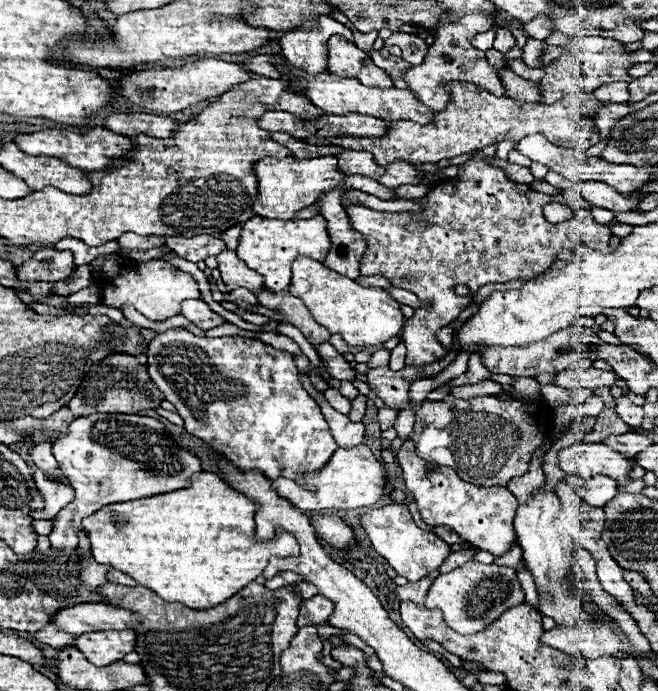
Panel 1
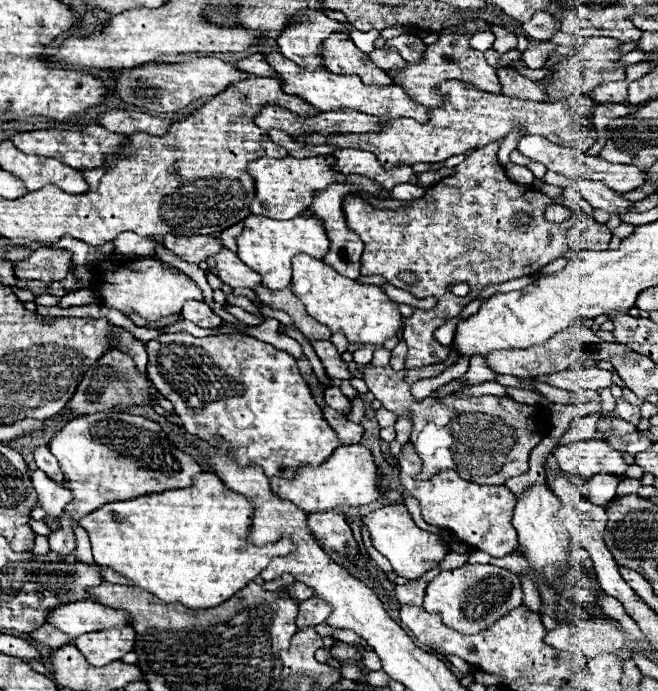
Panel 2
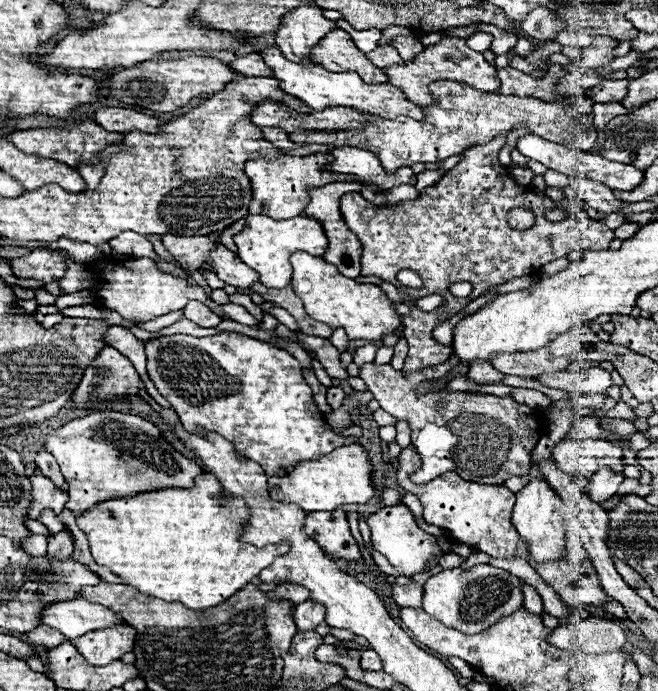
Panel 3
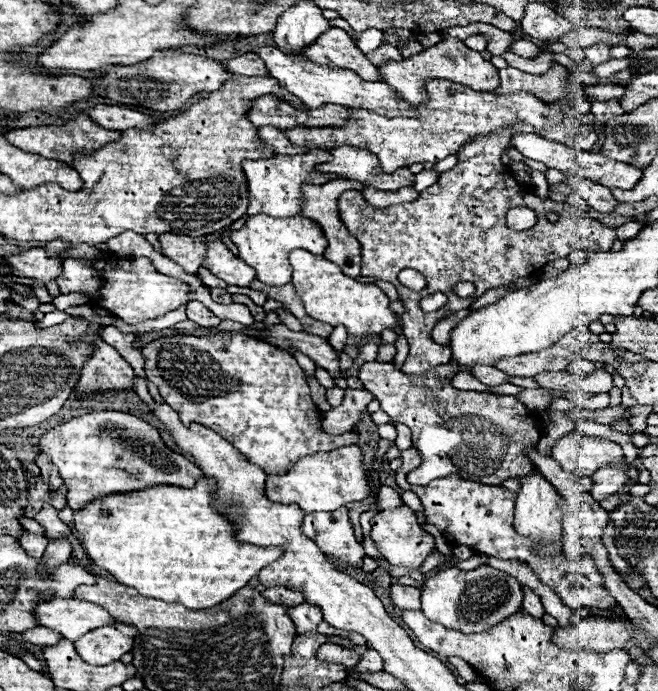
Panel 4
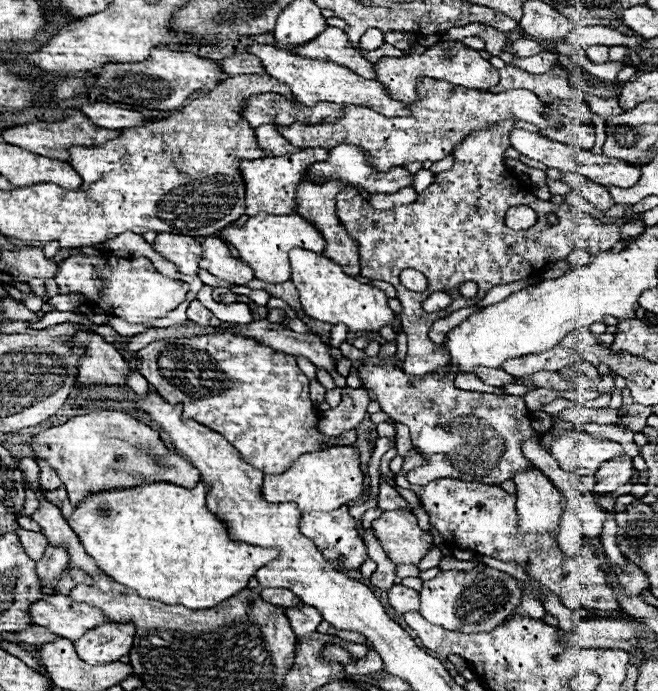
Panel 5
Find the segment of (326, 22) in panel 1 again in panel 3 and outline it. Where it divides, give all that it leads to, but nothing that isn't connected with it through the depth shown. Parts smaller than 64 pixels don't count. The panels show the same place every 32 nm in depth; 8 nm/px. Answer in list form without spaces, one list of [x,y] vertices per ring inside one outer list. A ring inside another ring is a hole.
[[[302,4],[290,10],[276,30],[276,45],[294,62],[316,64],[308,52],[316,46],[320,36],[326,36],[332,28],[338,28],[332,20],[322,16],[322,10],[312,4]]]

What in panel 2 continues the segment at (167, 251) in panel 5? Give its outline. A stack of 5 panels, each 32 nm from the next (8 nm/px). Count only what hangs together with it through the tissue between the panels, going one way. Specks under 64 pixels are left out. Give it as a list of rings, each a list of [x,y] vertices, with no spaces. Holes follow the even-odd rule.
[[[166,234],[164,246],[172,254],[176,254],[180,260],[190,262],[190,264],[200,264],[208,256],[218,252],[218,248],[222,248],[222,242],[212,238],[212,236],[190,236],[190,238],[186,238],[186,236]]]

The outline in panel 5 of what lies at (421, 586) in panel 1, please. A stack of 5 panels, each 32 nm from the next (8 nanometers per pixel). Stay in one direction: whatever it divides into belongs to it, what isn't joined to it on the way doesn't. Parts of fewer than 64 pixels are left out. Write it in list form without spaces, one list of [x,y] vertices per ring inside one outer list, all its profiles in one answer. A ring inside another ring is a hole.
[[[396,584],[388,590],[388,602],[390,606],[398,612],[398,614],[406,614],[412,610],[418,610],[420,600],[418,600],[418,592],[412,588],[406,588],[402,584]]]

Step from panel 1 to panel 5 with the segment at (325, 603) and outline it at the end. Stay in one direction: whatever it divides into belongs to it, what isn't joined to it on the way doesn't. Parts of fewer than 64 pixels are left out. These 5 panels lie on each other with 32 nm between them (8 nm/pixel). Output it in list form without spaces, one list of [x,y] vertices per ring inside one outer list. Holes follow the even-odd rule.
[[[302,606],[302,608],[286,608],[286,616],[290,620],[290,626],[296,634],[296,638],[304,638],[304,636],[310,636],[312,632],[316,632],[318,624],[320,624],[320,612],[316,608],[308,608],[308,606]]]

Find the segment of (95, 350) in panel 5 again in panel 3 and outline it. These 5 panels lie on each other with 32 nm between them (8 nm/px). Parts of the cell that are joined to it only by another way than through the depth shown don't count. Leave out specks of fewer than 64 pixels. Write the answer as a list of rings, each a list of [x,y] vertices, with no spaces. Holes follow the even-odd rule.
[[[104,346],[88,364],[84,376],[72,396],[78,408],[90,408],[88,402],[108,400],[116,396],[138,396],[142,378],[136,374],[128,358],[116,348]]]

